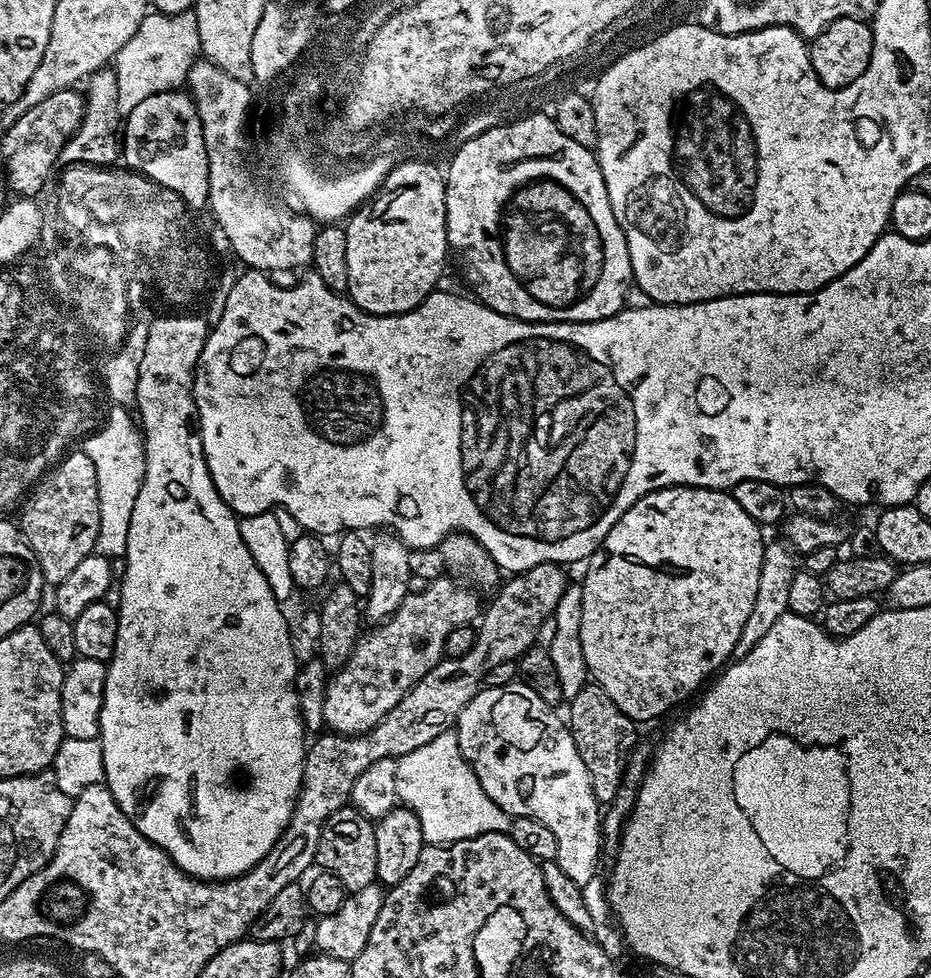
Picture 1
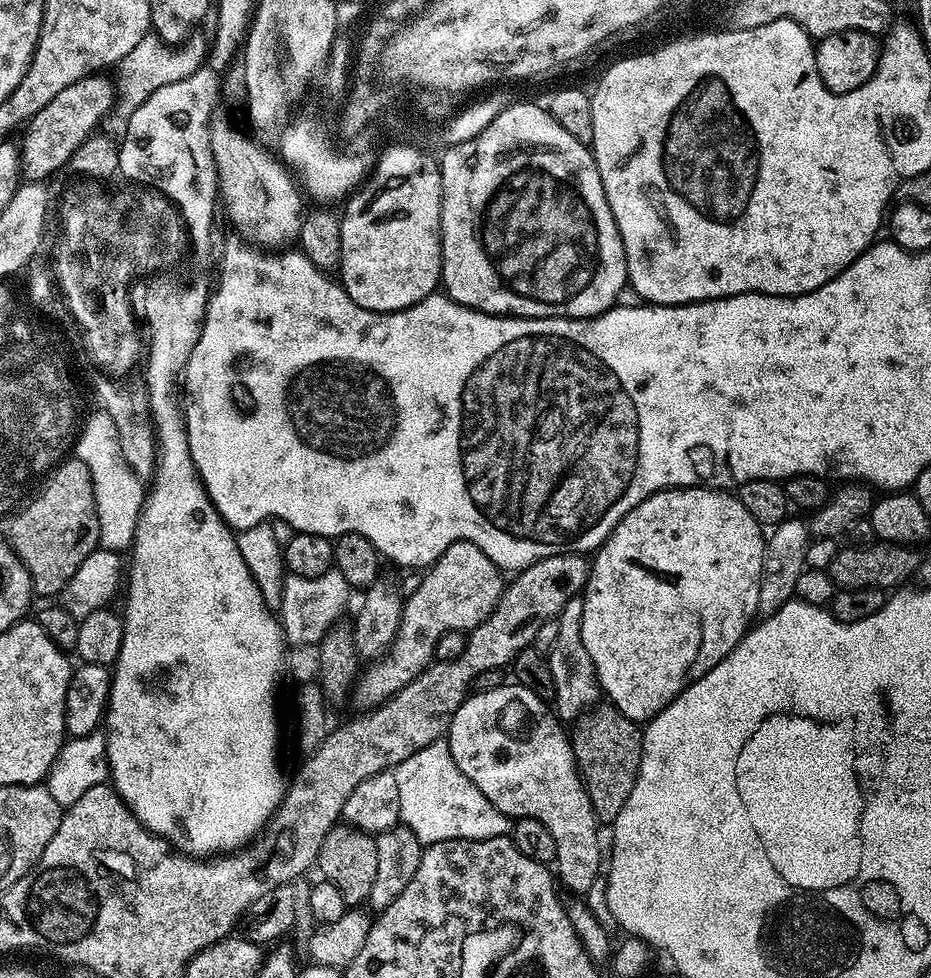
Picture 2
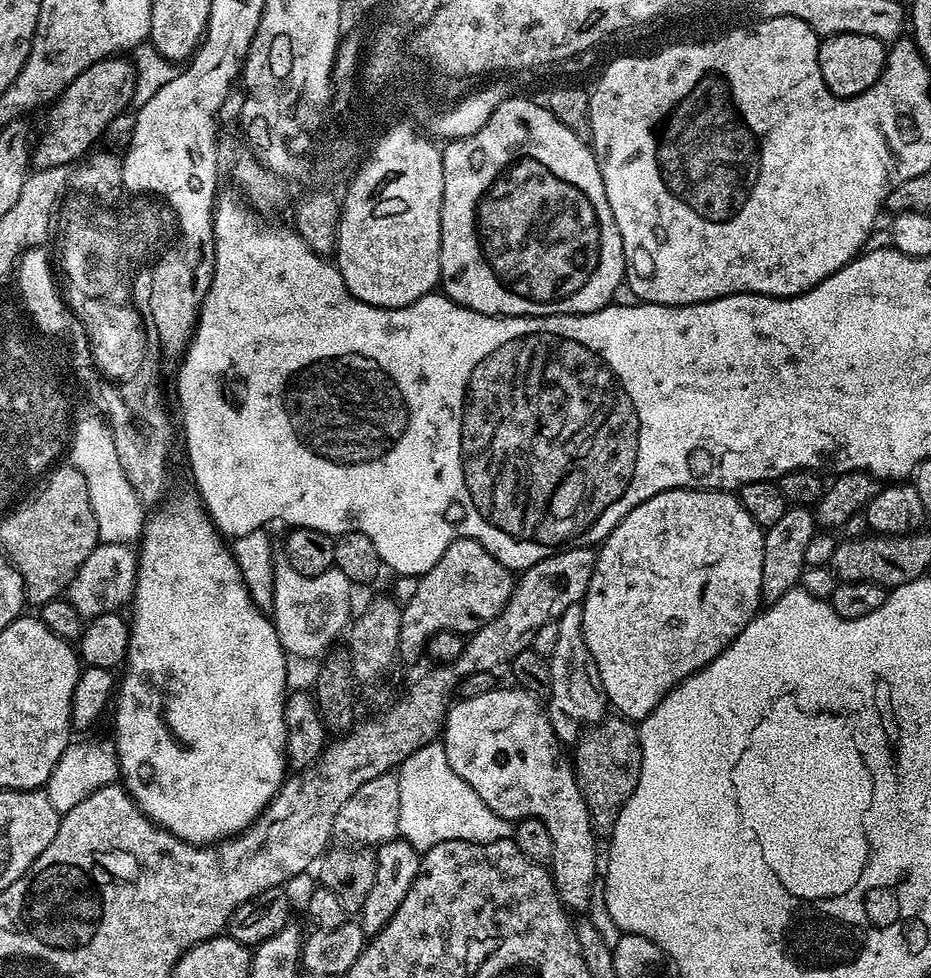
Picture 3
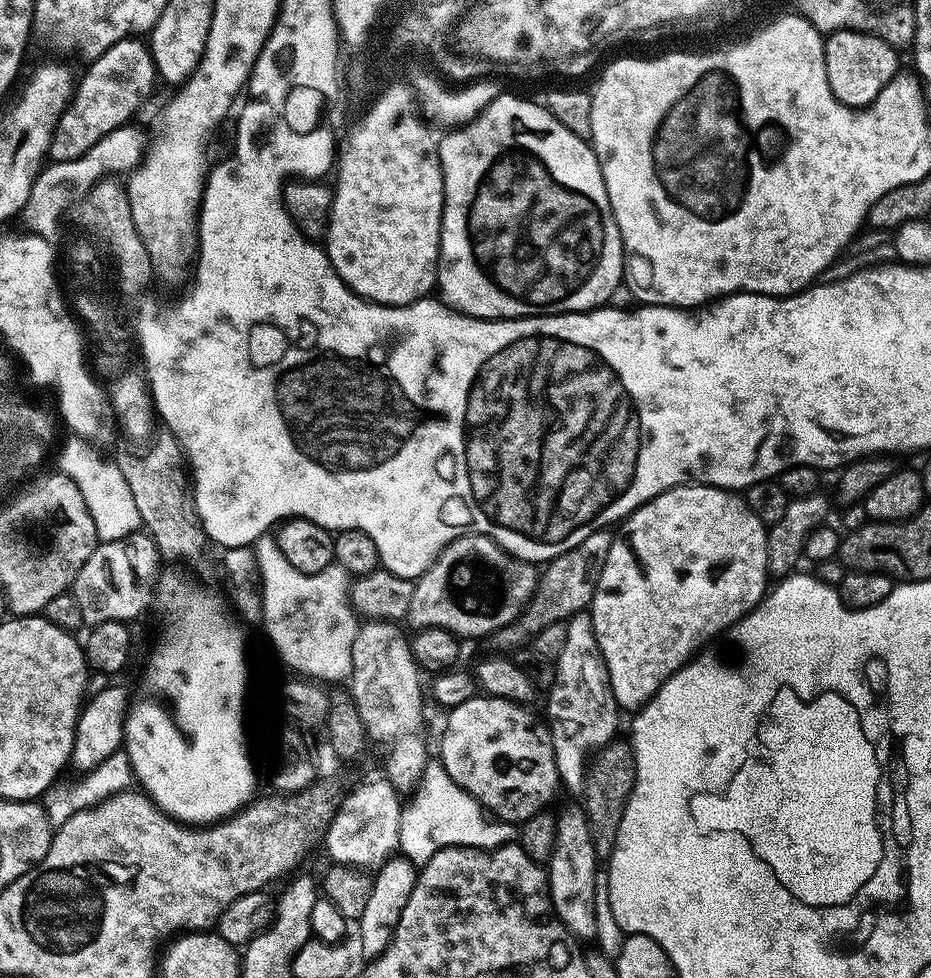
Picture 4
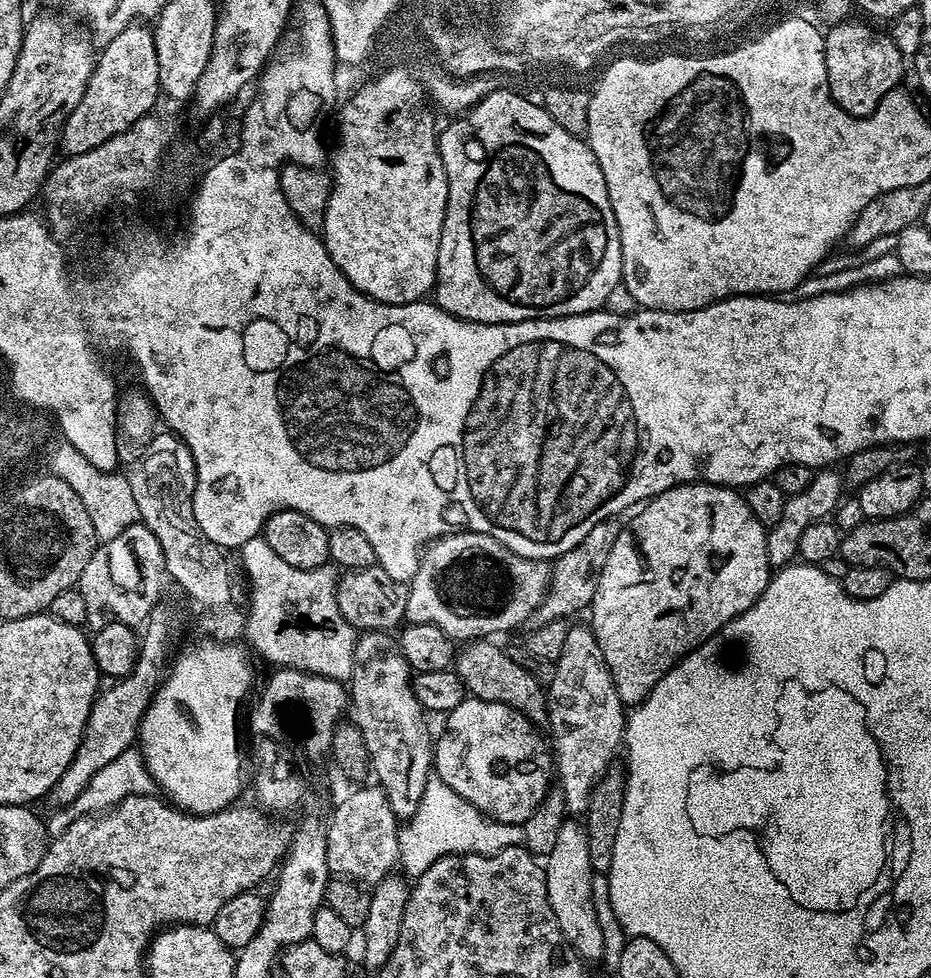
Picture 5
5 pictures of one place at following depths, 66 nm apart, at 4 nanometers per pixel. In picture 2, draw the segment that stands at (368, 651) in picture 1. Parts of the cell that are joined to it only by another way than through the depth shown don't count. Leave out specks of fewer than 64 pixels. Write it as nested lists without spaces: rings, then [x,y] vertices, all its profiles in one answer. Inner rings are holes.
[[[468,540],[452,544],[423,575],[422,586],[404,600],[402,618],[390,651],[373,659],[369,663],[372,665],[359,673],[354,684],[354,700],[356,696],[360,710],[379,708],[385,700],[402,690],[419,672],[433,663],[438,638],[442,638],[442,634],[467,633],[486,622],[506,587],[506,580],[500,577],[503,576],[501,569],[490,558],[486,558],[481,548]]]

